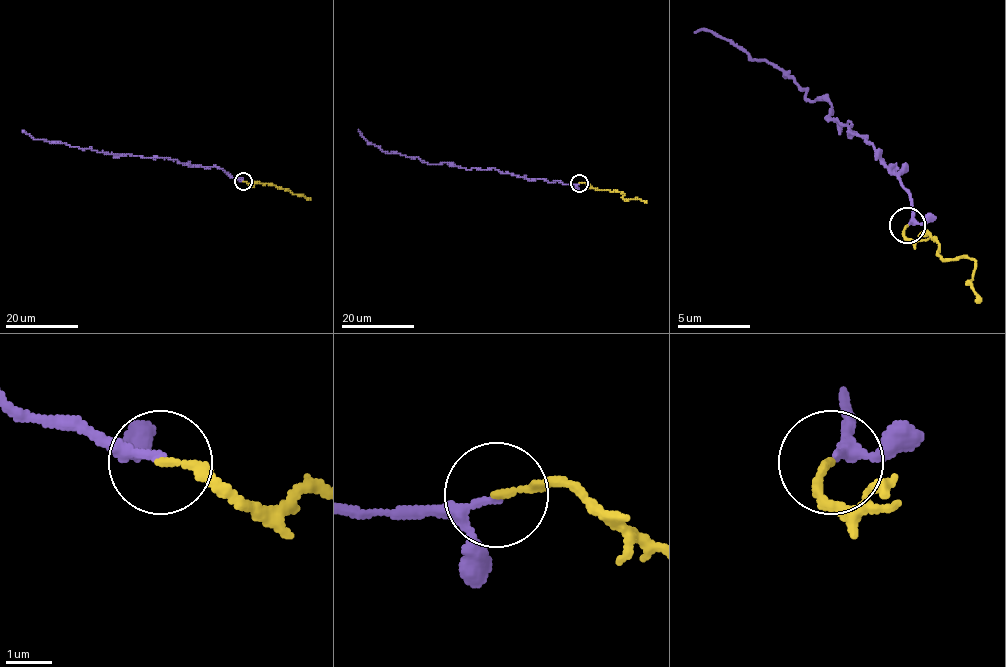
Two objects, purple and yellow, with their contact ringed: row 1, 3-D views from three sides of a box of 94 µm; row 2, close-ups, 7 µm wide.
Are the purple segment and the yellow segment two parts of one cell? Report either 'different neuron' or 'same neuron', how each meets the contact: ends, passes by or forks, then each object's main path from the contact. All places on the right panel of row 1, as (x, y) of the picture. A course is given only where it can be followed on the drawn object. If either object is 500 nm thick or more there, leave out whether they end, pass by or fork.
same neuron | purple passes by | yellow ends | purple via (910, 226), (903, 172), (827, 118), (827, 99), (707, 31), (693, 34) | yellow via (906, 226), (903, 233), (914, 241), (928, 233), (935, 241), (939, 255), (975, 262), (972, 288), (979, 302)

